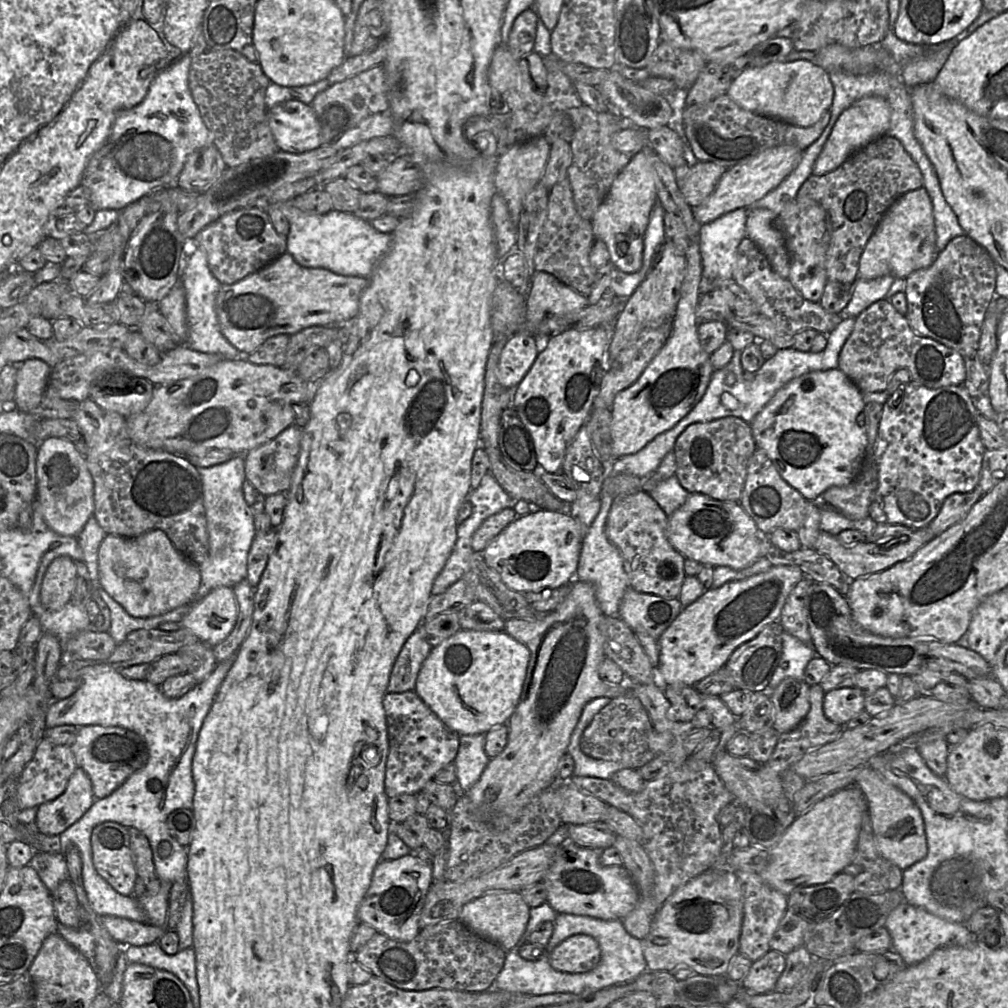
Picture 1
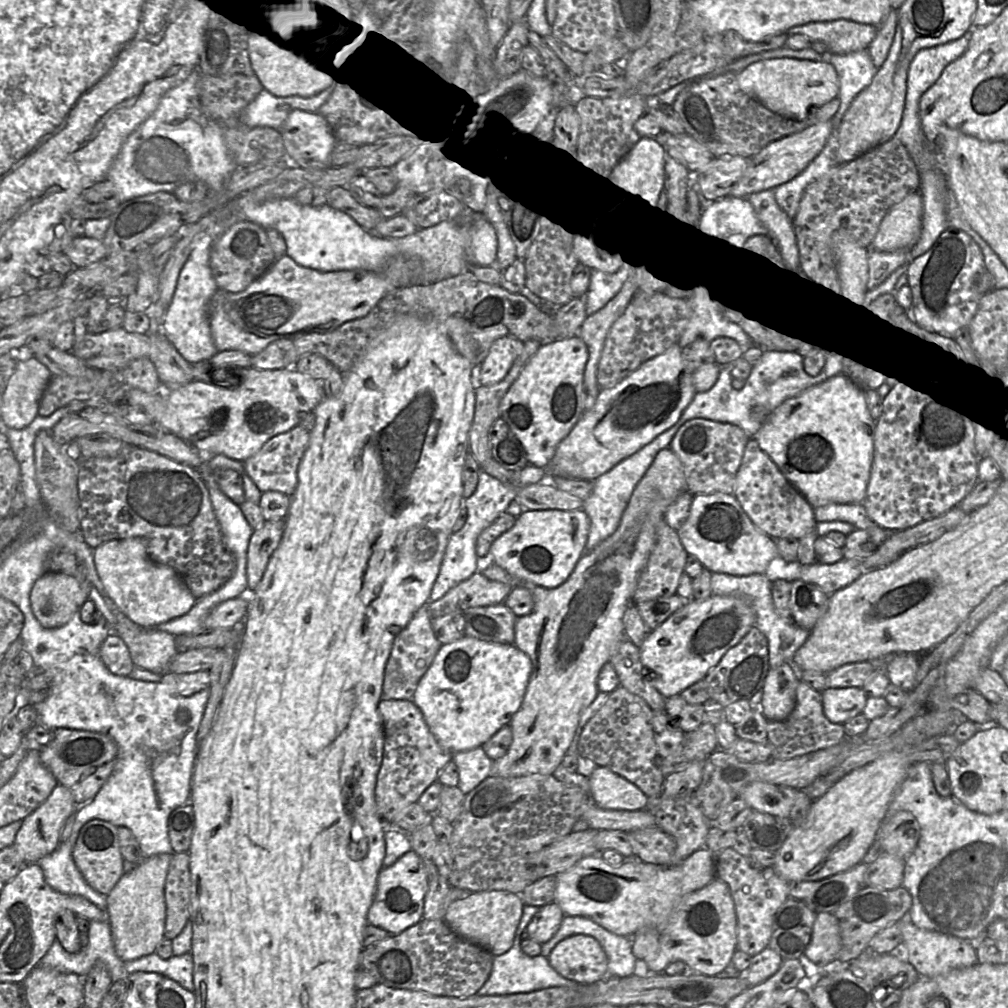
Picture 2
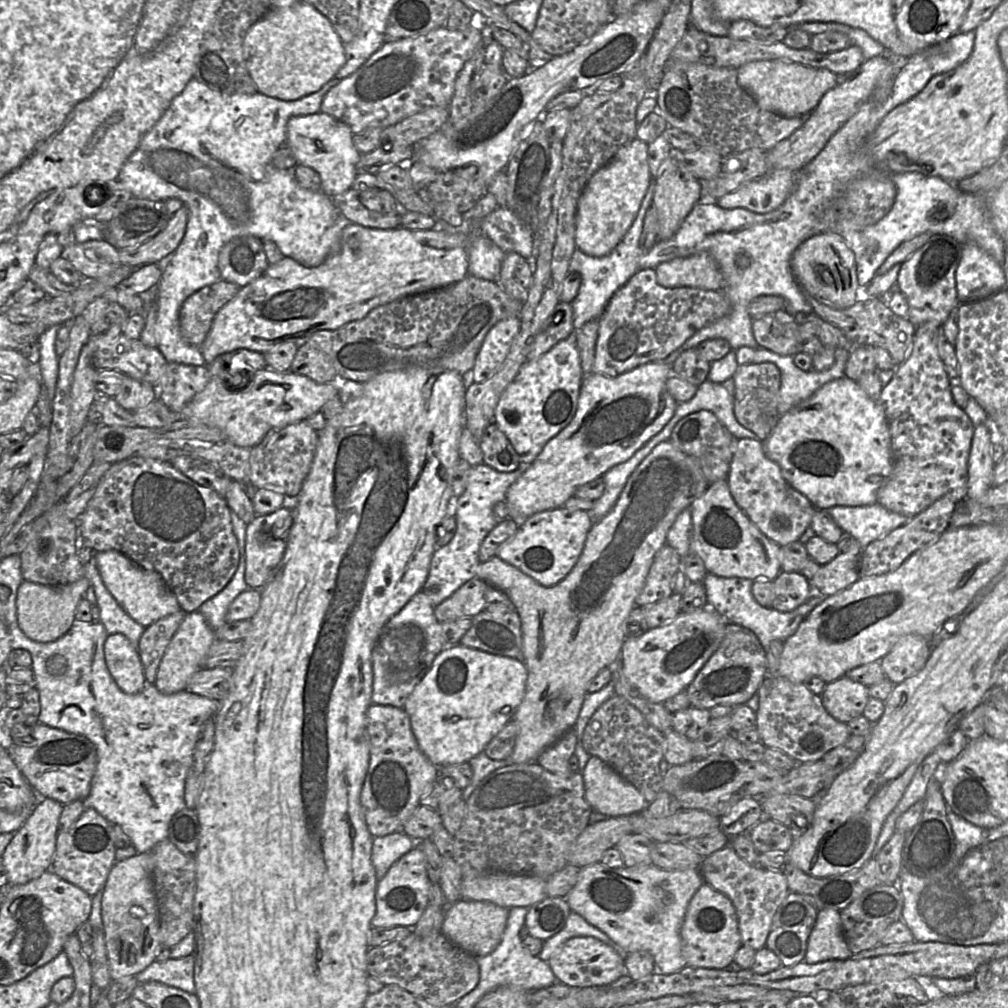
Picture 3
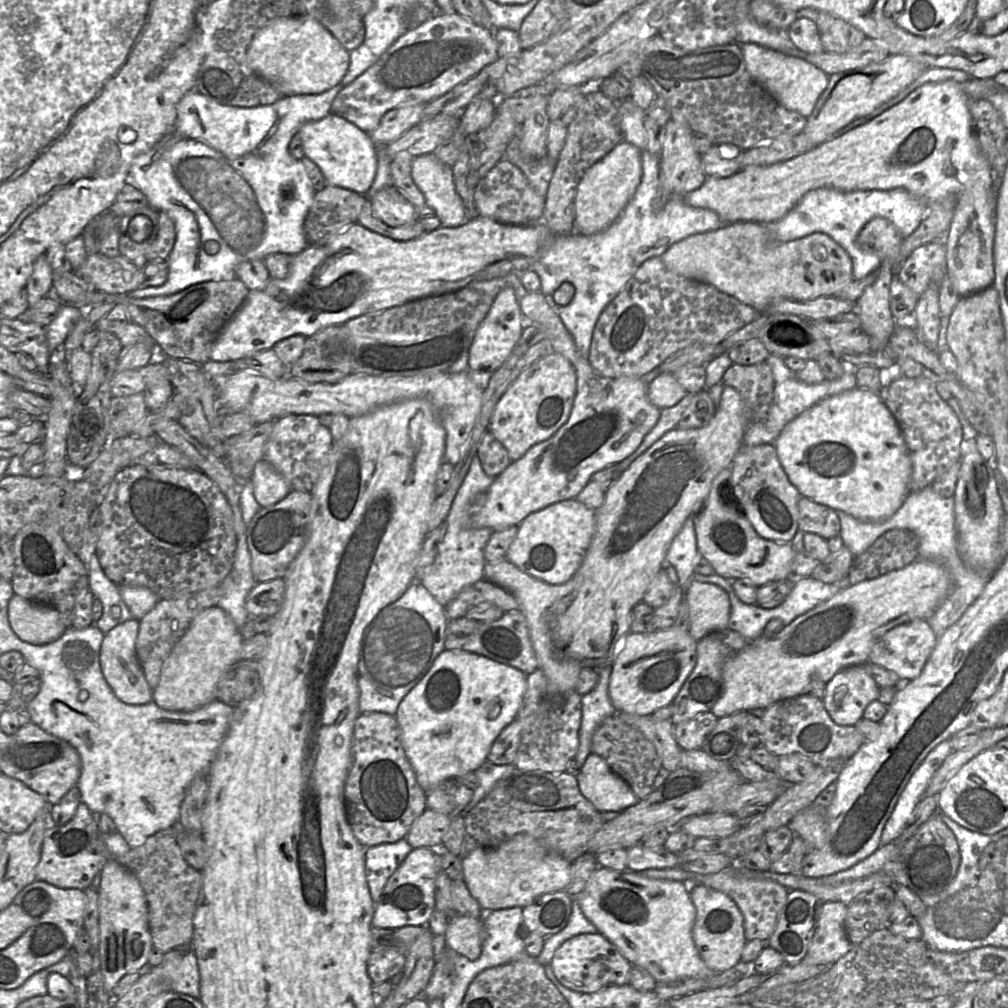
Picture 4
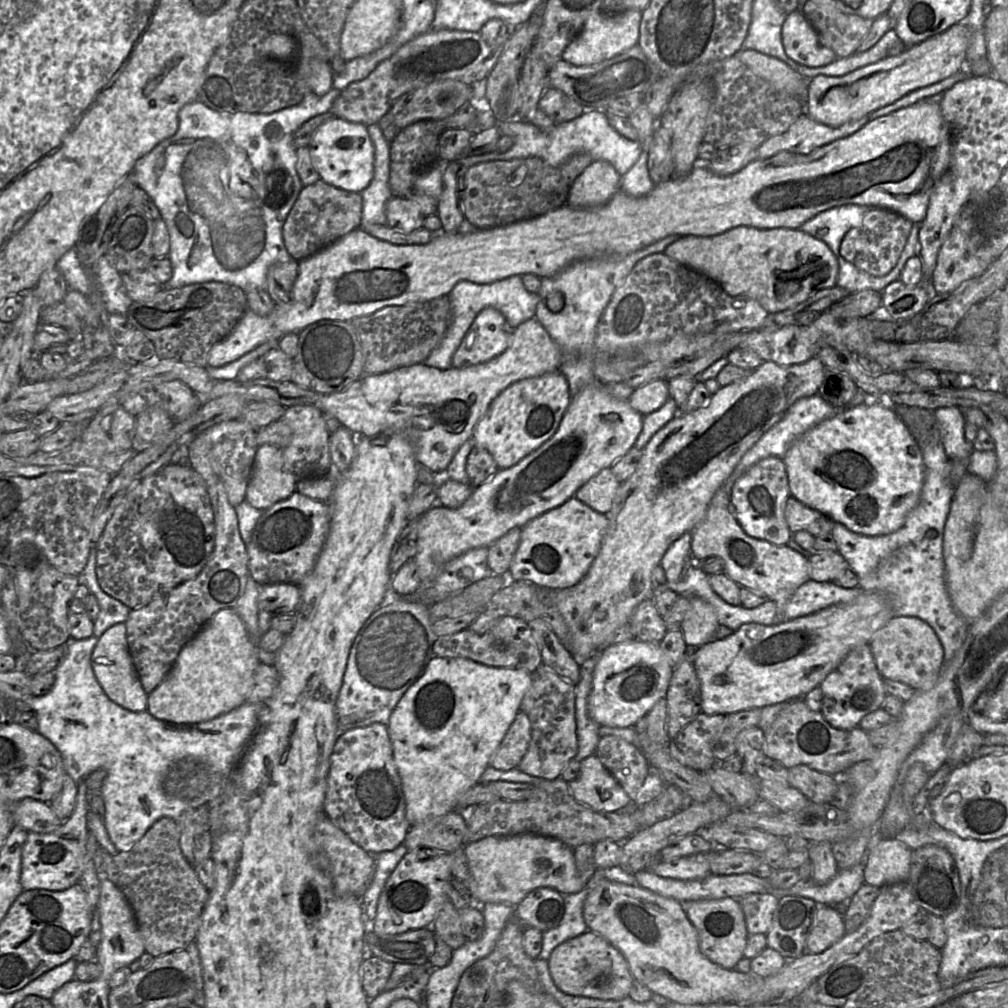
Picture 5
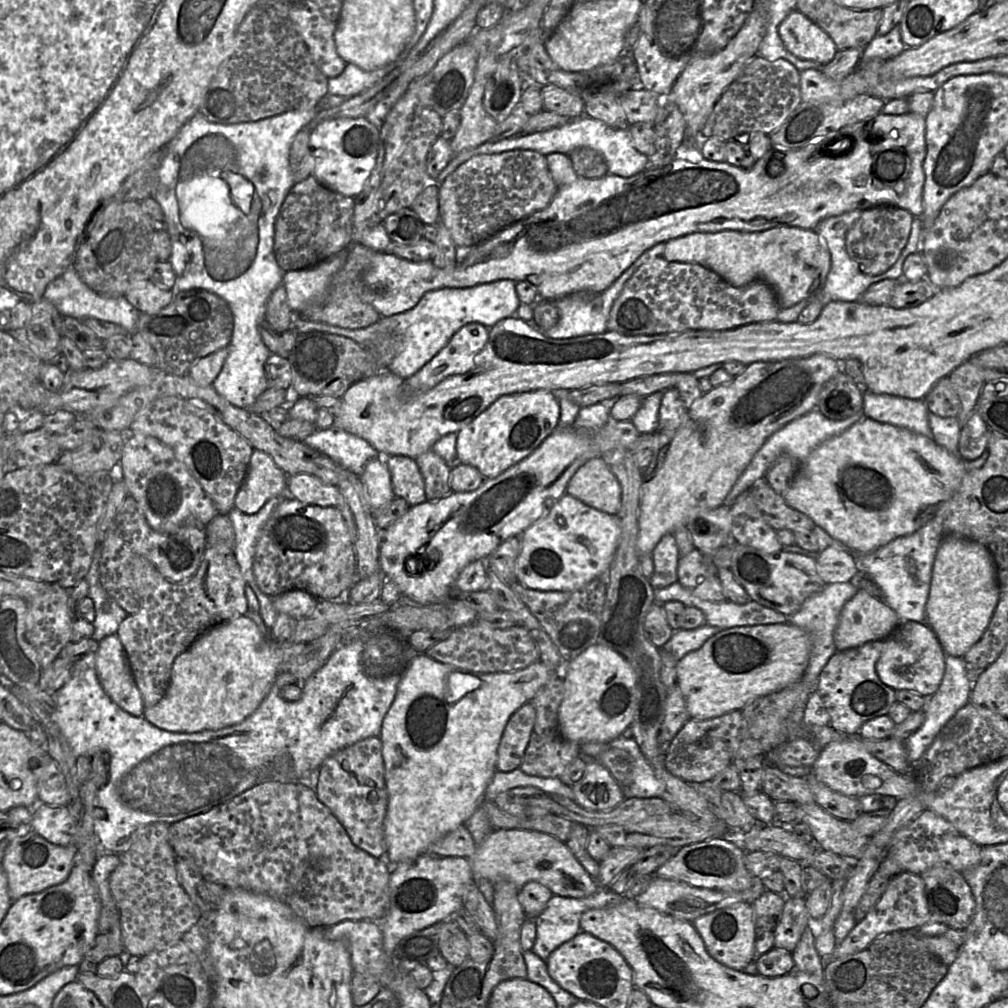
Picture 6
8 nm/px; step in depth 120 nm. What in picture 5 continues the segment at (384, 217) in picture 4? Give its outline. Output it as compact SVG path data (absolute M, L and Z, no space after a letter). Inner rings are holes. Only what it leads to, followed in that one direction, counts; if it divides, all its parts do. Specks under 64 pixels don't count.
M392 196L386 205L386 224L402 233L411 233L423 226L424 216L408 197Z

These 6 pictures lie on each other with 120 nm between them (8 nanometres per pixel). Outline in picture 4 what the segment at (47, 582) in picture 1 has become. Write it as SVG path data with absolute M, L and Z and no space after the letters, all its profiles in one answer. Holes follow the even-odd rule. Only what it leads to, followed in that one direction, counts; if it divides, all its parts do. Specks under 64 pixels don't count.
M15 594L8 603L8 619L14 633L21 640L33 645L54 642L68 628L55 608Z

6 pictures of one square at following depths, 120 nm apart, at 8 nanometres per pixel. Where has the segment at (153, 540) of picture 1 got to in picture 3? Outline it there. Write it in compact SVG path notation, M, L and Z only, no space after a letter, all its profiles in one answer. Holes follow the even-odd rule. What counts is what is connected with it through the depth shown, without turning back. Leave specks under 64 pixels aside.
M117 550L96 552L95 558L99 573L109 592L121 607L144 627L182 610L177 598L158 572L138 566Z

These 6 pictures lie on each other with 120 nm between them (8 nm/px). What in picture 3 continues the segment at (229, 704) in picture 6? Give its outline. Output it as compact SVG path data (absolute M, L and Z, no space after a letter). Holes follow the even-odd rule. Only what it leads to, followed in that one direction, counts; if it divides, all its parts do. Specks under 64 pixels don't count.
M196 610L186 613L158 667L154 684L157 690L166 695L188 691L186 689L191 677L201 668L205 668L204 661L215 640L215 631L209 626L201 612Z

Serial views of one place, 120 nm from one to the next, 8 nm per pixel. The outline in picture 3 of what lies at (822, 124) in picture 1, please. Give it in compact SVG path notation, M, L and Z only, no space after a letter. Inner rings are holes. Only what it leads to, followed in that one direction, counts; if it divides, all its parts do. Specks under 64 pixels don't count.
M671 58L664 66L656 101L667 124L691 134L701 147L711 147L722 156L751 148L769 150L789 137L807 116L786 117L762 109L739 85L735 68L714 68Z

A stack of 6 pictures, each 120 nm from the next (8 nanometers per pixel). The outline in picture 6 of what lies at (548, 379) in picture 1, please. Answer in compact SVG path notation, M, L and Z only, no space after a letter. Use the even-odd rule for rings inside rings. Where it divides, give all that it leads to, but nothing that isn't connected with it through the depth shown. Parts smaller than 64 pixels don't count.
M553 391L502 395L457 432L457 463L476 467L485 479L494 478L529 456L558 427L559 419L560 404Z

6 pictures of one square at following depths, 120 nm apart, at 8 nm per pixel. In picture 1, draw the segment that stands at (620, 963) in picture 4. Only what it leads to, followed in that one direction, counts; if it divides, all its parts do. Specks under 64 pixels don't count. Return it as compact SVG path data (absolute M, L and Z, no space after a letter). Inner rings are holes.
M586 934L572 935L546 954L553 968L565 973L589 972L601 960L598 942Z

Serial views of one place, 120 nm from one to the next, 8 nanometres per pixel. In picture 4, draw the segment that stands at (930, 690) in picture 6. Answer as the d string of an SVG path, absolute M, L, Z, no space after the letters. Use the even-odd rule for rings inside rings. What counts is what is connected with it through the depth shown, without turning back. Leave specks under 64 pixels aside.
M914 619L894 627L878 639L872 647L869 662L895 673L901 682L911 681L921 674L937 639L927 620Z

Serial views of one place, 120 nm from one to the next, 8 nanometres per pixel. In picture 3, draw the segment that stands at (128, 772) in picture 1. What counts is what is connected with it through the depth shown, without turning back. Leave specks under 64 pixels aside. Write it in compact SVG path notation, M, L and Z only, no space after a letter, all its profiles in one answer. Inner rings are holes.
M37 723L33 726L34 743L25 747L11 745L6 750L23 777L41 799L50 798L62 805L83 801L91 790L97 766L97 748L82 735Z

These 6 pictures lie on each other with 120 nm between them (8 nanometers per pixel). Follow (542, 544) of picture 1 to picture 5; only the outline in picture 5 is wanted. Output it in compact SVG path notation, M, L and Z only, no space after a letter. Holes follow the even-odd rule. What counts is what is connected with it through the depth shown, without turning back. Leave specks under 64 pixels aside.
M576 497L552 508L528 522L521 529L519 546L510 564L510 577L515 581L532 582L536 585L562 589L579 583L588 573L597 557L608 529L607 515L595 511Z

